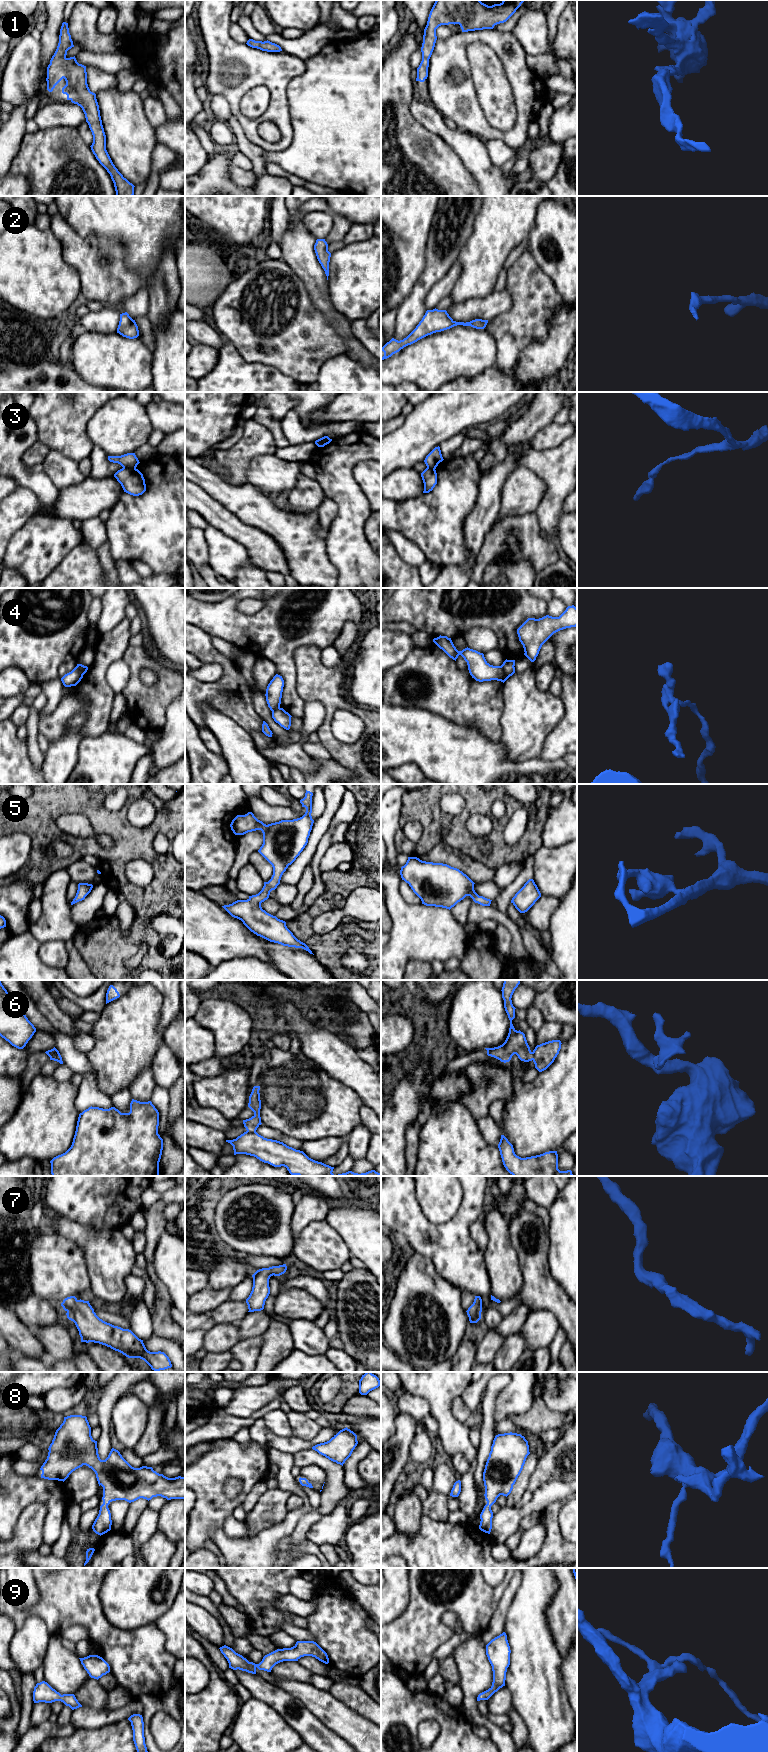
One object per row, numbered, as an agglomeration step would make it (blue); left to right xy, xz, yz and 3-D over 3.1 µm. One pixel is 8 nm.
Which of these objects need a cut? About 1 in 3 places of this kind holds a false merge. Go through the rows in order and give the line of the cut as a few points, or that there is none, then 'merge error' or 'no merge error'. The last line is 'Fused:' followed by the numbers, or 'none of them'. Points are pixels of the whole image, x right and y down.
1: no cut; no merge error
2: no cut; no merge error
3: cut in xy along (123, 467), (135, 468); merge error
4: cut in yz along (500, 666), (509, 676); merge error
5: no cut; no merge error
6: cut in xz along (247, 1129), (255, 1132); merge error
7: no cut; no merge error
8: no cut; no merge error
9: no cut; no merge error
Fused: 3, 4, 6

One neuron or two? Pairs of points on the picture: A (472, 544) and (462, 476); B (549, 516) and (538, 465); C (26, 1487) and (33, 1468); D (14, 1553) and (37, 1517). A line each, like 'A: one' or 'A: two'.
A: two
B: one
C: two
D: one

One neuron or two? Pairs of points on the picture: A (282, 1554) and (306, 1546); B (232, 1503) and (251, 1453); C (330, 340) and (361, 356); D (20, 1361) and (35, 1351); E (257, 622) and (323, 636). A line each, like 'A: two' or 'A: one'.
A: one
B: one
C: two
D: two
E: one

